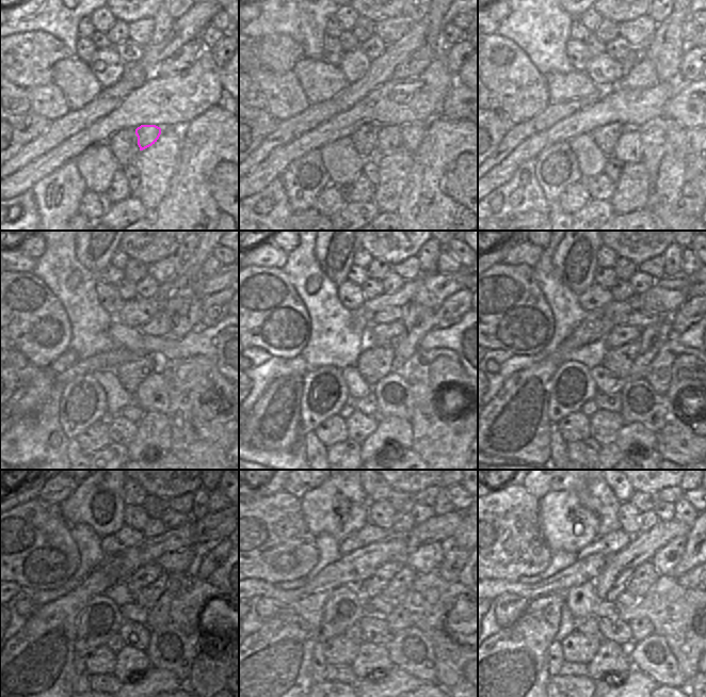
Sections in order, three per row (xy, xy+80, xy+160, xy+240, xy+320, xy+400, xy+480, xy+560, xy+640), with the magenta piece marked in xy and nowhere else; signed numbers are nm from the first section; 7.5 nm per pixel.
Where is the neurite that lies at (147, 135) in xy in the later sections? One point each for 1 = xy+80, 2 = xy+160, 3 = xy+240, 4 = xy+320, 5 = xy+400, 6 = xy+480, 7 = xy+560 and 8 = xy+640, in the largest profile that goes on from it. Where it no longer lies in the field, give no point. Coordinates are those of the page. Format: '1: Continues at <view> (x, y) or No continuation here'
1: Continues at xy+80 (389, 137)
2: Continues at xy+160 (627, 149)
3: Continues at xy+240 (151, 393)
4: Continues at xy+320 (394, 397)
5: Continues at xy+400 (640, 402)
6: Continues at xy+480 (170, 649)
7: Continues at xy+560 (410, 650)
8: Continues at xy+640 (651, 655).

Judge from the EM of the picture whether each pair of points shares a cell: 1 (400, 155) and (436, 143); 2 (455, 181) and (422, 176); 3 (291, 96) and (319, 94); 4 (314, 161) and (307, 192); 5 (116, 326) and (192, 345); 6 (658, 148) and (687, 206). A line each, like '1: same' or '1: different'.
1: different
2: different
3: different
4: same
5: same
6: different

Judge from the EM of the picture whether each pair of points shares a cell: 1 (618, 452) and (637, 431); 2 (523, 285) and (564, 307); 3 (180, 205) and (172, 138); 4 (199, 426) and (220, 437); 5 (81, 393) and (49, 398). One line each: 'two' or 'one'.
1: one
2: two
3: two
4: one
5: two

